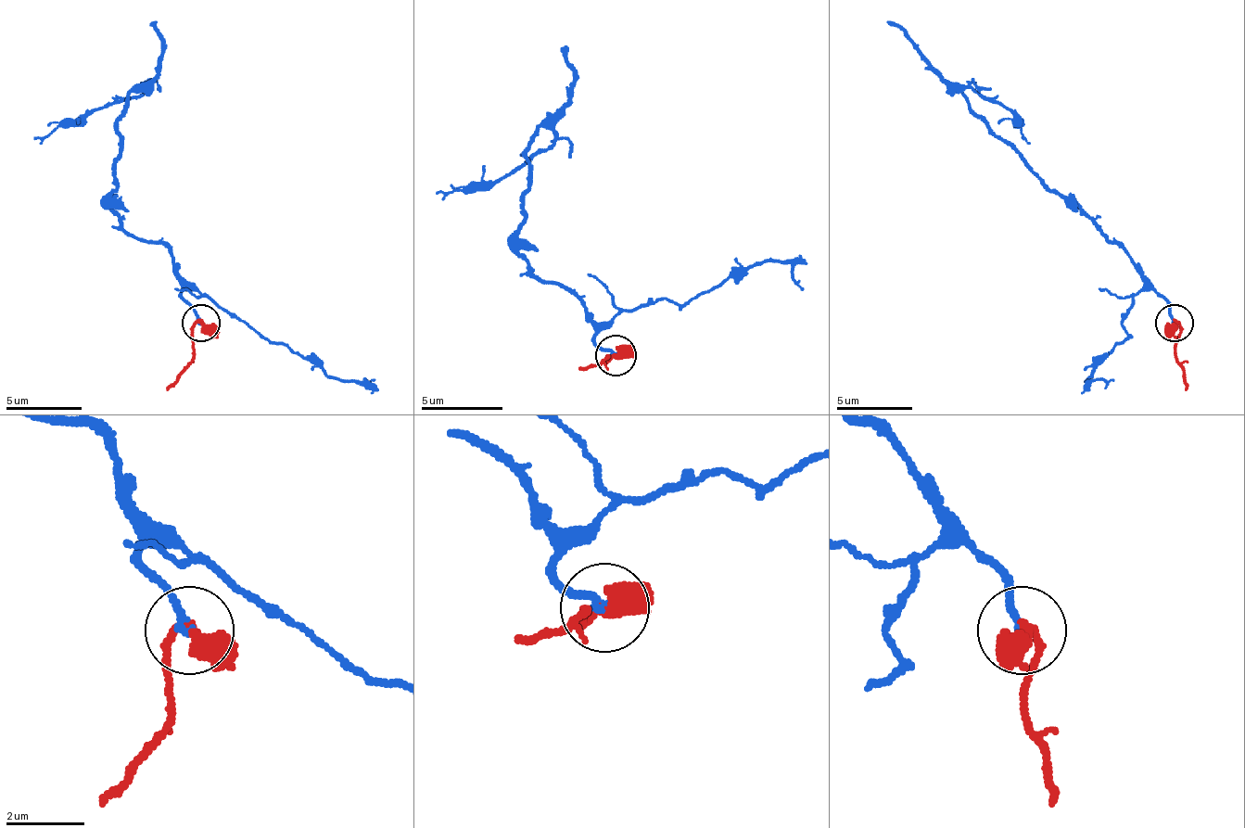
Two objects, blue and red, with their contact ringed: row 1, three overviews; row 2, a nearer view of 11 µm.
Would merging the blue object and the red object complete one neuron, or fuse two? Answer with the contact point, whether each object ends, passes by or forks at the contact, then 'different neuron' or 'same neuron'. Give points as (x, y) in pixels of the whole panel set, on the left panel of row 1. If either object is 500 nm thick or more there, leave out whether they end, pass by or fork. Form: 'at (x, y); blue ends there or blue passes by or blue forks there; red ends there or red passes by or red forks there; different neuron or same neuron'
at (200, 323); blue ends there; red passes by; same neuron

